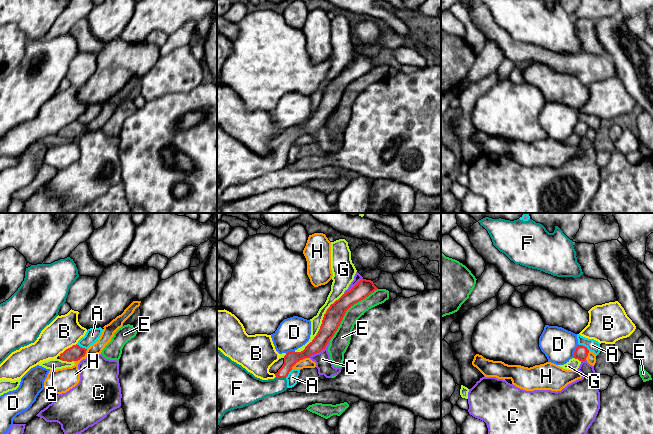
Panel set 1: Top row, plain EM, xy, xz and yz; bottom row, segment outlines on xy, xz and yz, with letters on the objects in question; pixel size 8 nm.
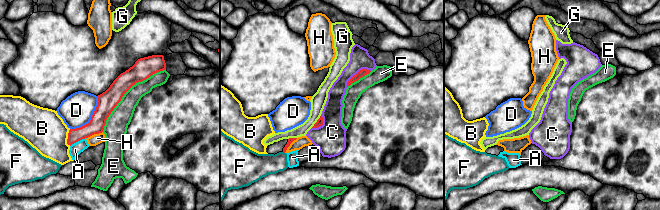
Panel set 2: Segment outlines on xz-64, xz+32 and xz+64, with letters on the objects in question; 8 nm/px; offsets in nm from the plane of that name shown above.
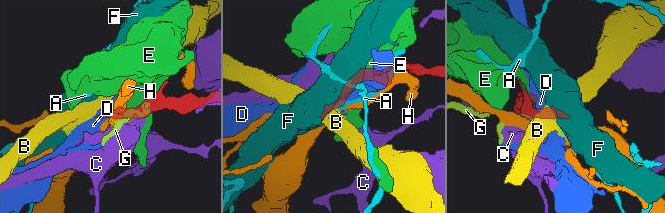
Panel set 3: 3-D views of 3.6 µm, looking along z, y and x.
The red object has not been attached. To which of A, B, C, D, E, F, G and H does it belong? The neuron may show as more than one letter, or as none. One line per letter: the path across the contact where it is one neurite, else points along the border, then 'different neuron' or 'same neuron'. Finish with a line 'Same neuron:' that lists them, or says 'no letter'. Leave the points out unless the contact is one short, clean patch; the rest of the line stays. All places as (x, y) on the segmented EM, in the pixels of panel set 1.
A: along yz (579, 344), (582, 344), (589, 350) | different neuron
B: along xy (76, 343), (66, 348), (59, 356) | different neuron
C: different neuron
D: along yz (578, 344), (572, 357) | different neuron
E: different neuron
F: across xz (291, 358), (281, 377), (271, 387), (253, 389) | same neuron
G: different neuron
H: along xz (308, 357), (299, 360), (291, 368) | different neuron
Same neuron: F

